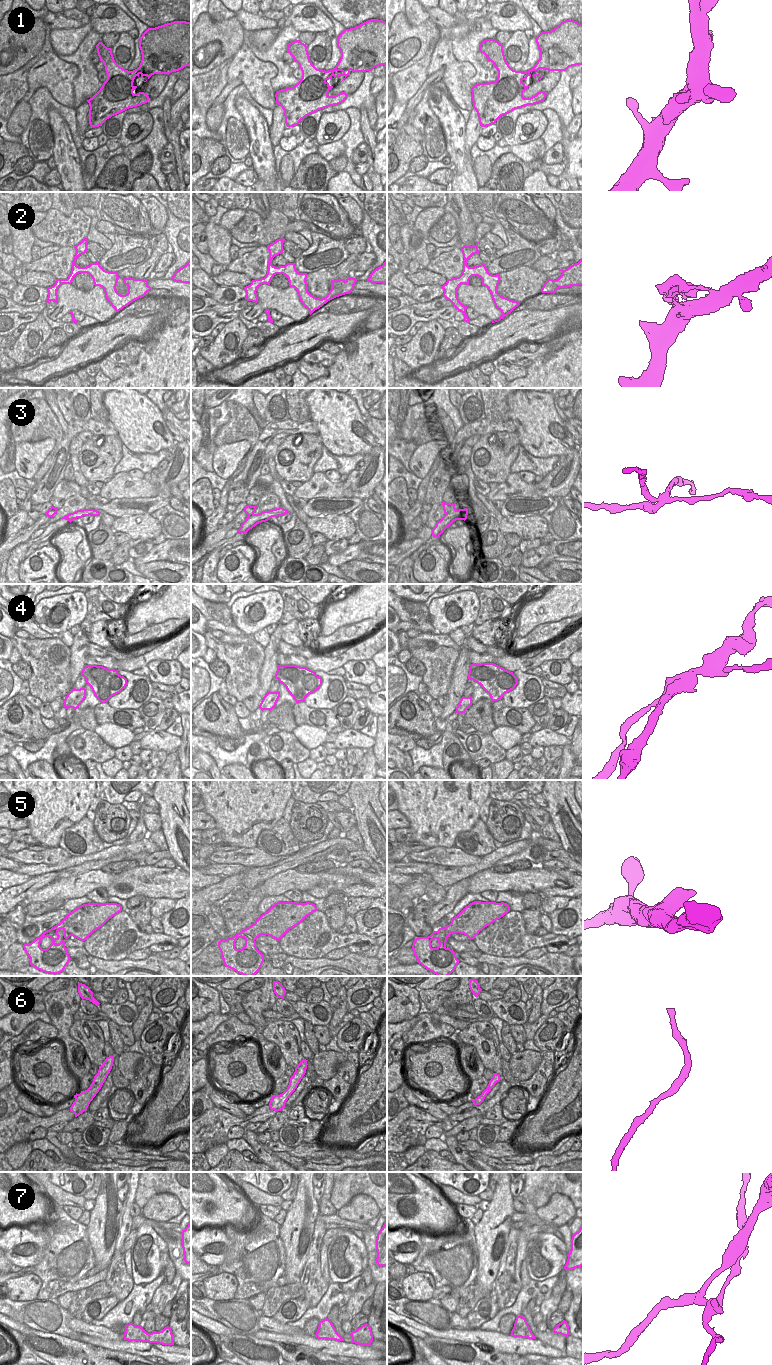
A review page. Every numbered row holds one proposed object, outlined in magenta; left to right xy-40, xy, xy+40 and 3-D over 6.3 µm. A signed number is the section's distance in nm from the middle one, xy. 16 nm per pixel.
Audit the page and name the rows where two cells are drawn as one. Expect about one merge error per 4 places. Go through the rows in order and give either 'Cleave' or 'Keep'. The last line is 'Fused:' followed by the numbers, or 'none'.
1: Keep
2: Cleave
3: Cleave
4: Cleave
5: Keep
6: Cleave
7: Cleave
Fused: 2, 3, 4, 6, 7.

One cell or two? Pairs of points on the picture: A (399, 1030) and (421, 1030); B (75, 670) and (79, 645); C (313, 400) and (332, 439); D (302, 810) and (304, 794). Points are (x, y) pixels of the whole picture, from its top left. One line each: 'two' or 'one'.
A: two
B: one
C: one
D: two

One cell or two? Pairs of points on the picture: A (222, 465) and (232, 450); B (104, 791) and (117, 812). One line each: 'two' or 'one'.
A: one
B: two

